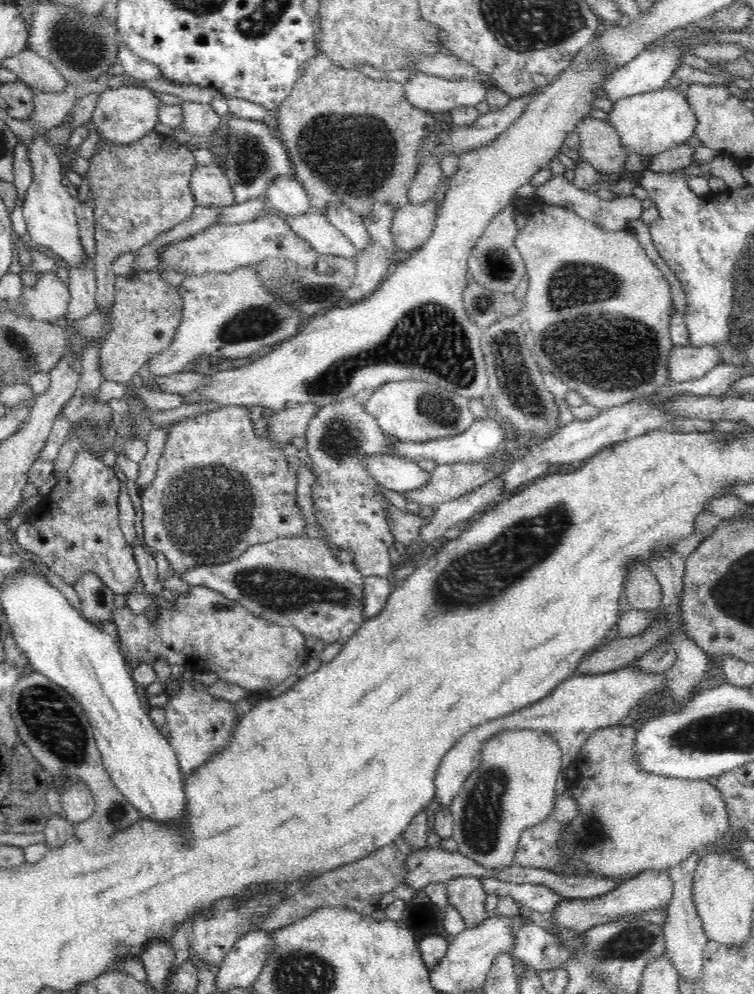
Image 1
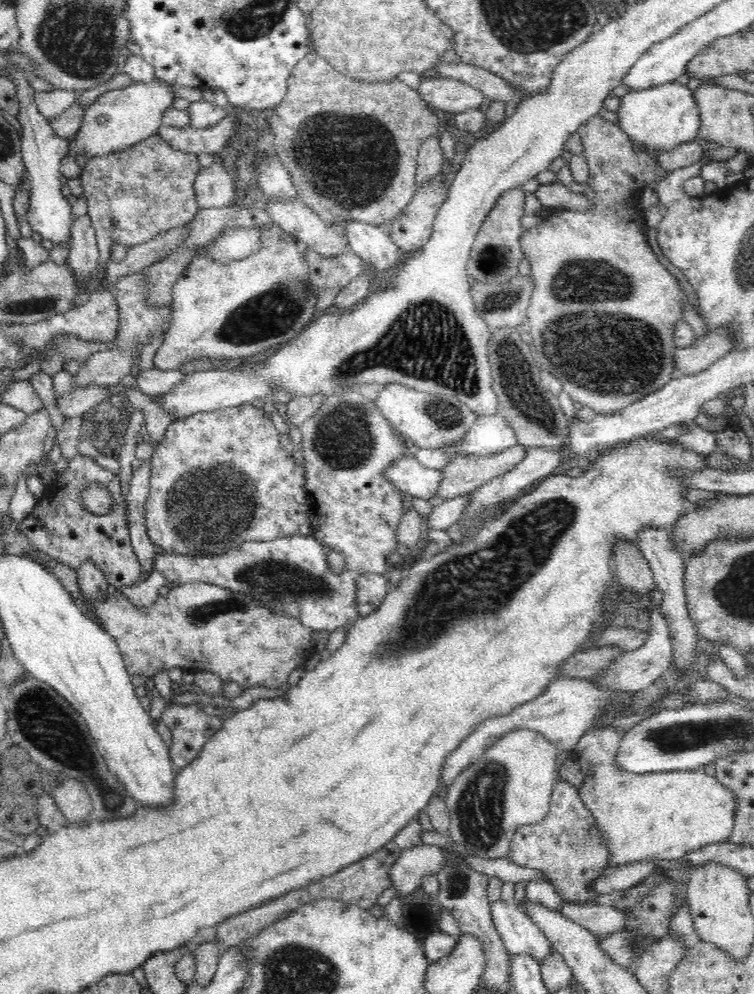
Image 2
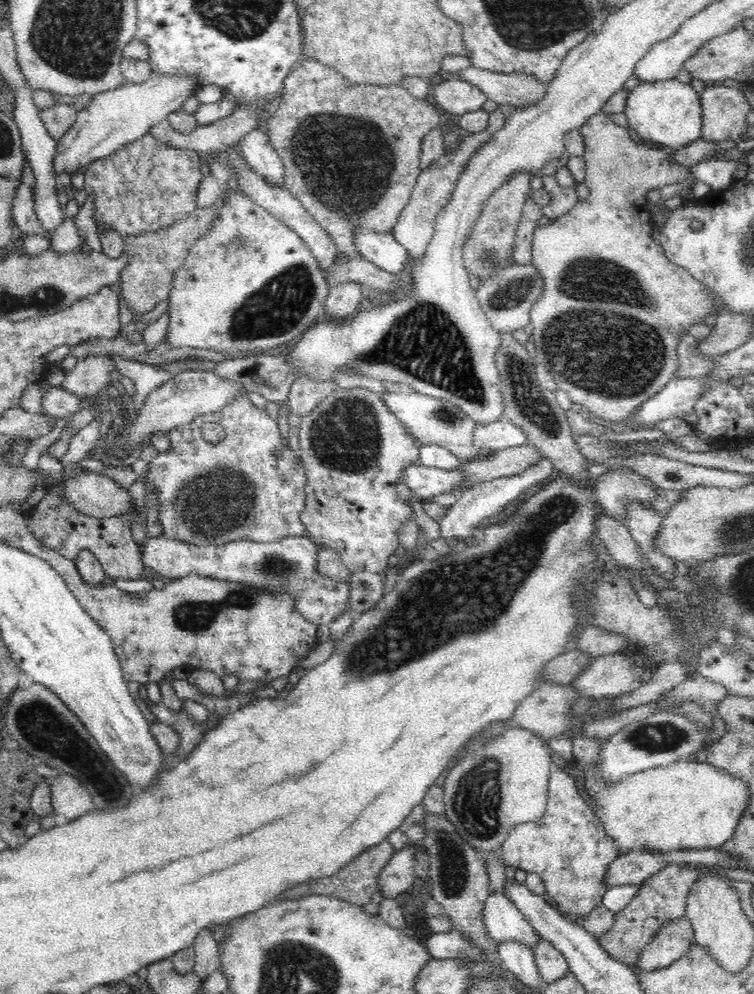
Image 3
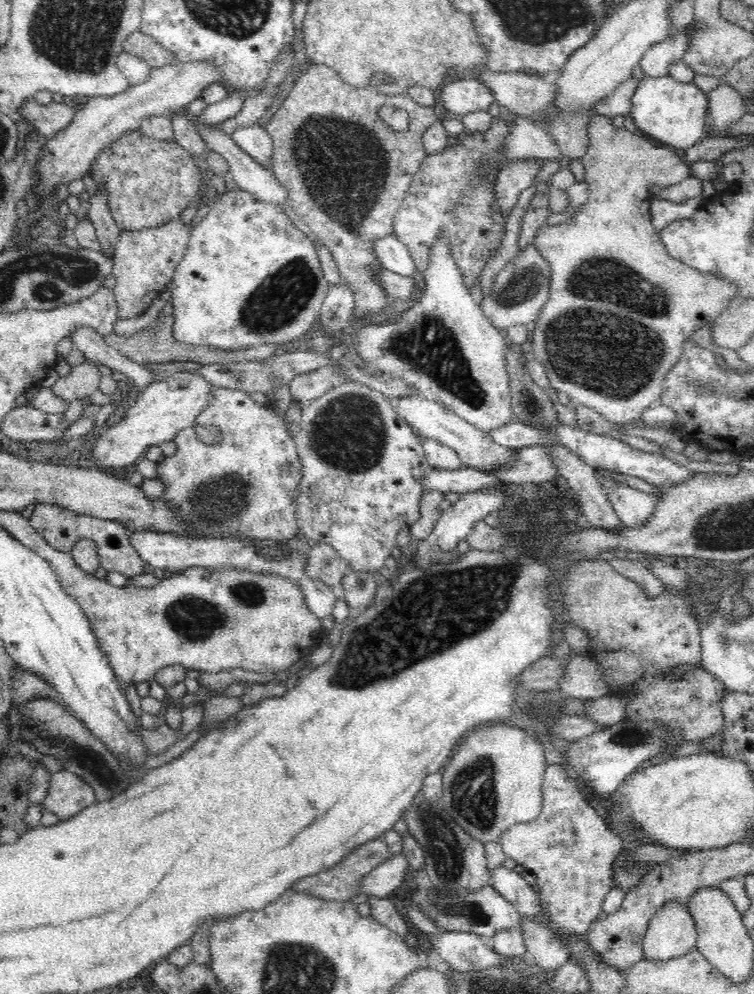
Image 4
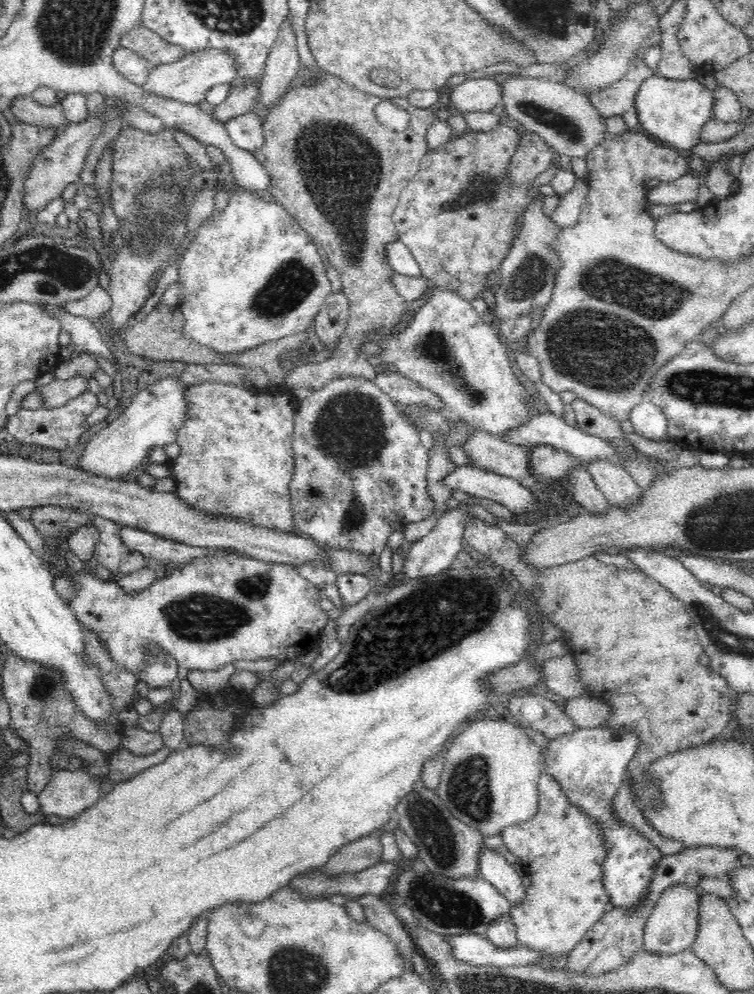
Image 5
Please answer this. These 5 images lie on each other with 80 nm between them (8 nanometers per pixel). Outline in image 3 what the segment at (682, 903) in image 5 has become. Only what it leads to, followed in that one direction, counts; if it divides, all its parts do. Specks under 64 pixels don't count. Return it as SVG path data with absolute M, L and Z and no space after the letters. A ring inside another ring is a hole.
M682 916L666 922L660 932L642 949L636 969L652 972L666 968L682 958L694 943L695 932L689 918Z

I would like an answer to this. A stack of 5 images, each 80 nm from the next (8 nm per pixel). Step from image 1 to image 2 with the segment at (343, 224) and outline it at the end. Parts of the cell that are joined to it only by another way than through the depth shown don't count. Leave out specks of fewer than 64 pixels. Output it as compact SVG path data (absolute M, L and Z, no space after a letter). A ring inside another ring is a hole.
M348 220L344 229L350 250L365 262L372 263L380 273L396 269L406 257L392 242L387 229L356 220Z

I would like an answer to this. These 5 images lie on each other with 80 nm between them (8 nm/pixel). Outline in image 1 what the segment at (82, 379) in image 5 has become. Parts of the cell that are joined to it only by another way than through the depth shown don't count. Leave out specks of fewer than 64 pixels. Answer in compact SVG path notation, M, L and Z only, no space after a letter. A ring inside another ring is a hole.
M134 270L126 277L118 277L115 288L114 306L110 312L111 318L113 318L111 320L112 330L109 337L104 340L100 350L100 365L102 365L104 380L130 383L138 379L138 370L149 358L164 352L166 348L170 348L170 344L172 344L172 340L174 340L174 336L178 332L178 326L182 322L184 299L182 299L177 288L169 286L163 280L158 270Z

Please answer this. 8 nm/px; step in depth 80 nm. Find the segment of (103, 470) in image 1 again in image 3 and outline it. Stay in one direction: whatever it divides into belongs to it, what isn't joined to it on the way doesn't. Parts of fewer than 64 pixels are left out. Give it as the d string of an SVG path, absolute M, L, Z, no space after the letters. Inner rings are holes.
M70 462L62 470L58 482L50 485L49 493L46 493L40 502L28 511L27 525L30 532L44 546L69 558L72 562L82 554L82 550L89 550L101 562L103 571L110 576L111 580L138 580L142 576L144 563L139 546L134 542L130 519L128 515L114 515L108 518L94 518L76 509L66 499L66 482L68 478L78 478L84 469L78 462Z

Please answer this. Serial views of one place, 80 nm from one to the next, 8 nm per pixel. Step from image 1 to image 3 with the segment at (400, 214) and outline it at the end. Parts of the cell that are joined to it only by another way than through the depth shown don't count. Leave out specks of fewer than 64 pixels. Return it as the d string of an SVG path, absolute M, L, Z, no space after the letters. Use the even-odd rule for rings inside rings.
M500 109L489 112L489 123L486 130L479 133L462 134L459 146L454 150L448 150L448 153L426 171L422 171L417 179L414 191L410 195L409 204L404 208L402 215L398 218L396 225L392 228L393 237L408 251L412 260L421 259L425 248L434 234L436 218L440 210L450 202L450 197L454 194L456 182L464 168L468 166L470 158L488 142L492 135L498 130L502 130L506 118Z

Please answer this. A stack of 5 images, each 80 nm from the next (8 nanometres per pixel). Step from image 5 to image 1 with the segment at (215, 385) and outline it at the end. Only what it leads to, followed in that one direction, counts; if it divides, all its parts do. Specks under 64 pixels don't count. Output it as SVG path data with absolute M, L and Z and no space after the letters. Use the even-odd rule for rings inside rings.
M228 405L219 409L198 414L196 417L187 417L180 419L179 422L168 432L162 456L158 462L157 472L154 480L139 495L143 512L143 537L145 544L153 550L160 550L166 556L172 572L177 577L186 574L190 568L196 566L204 566L204 564L224 564L230 562L232 558L238 556L252 544L264 544L277 538L304 536L306 521L303 519L300 507L296 502L297 493L297 470L295 470L284 456L283 451L279 448L279 444L271 441L269 433L262 435L254 433L254 423L250 417L250 409L248 407Z

